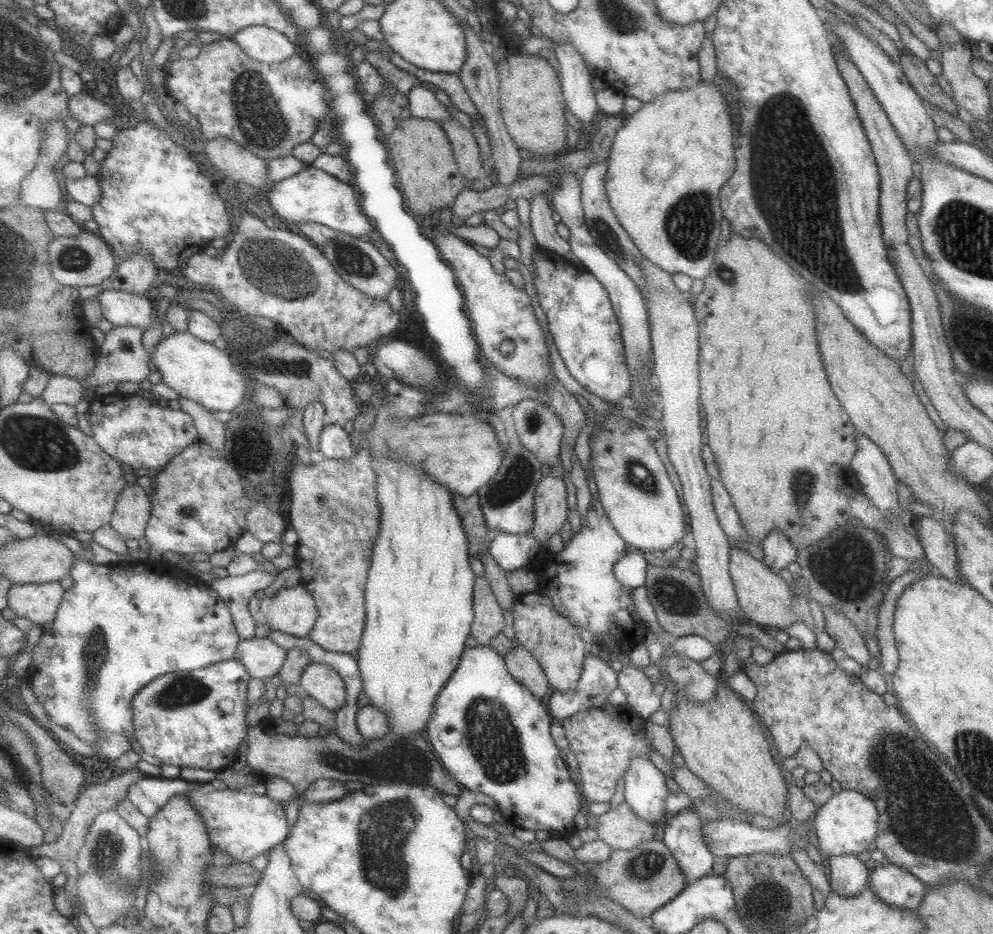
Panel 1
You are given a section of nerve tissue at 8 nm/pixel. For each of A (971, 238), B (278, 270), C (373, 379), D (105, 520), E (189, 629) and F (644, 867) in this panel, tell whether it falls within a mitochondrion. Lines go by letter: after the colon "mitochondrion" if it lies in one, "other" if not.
A: mitochondrion
B: mitochondrion
C: other
D: other
E: other
F: mitochondrion

